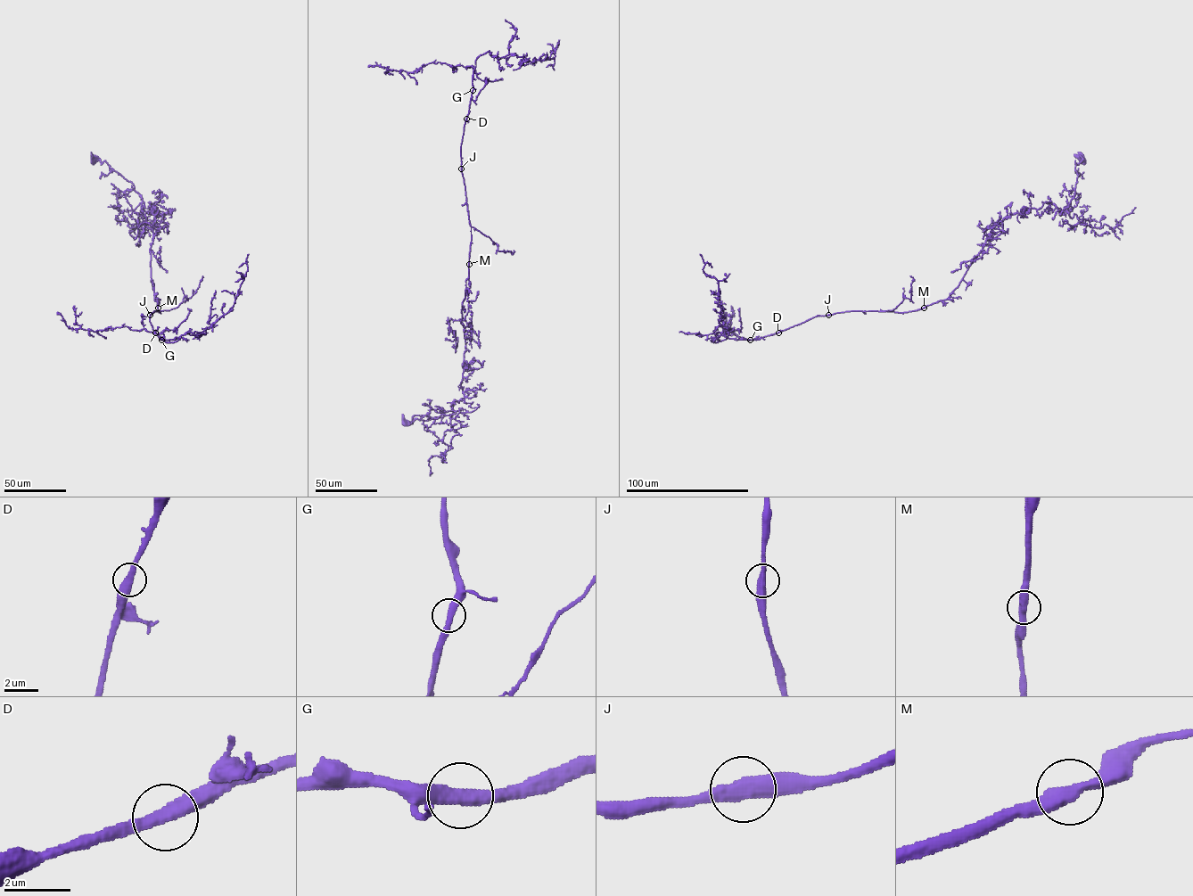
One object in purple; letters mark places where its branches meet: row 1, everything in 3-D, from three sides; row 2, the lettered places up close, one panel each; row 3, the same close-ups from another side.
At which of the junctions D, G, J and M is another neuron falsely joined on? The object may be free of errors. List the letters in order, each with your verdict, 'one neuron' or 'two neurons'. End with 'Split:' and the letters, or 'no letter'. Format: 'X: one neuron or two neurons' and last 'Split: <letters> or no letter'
D: one neuron
G: one neuron
J: one neuron
M: one neuron
Split: no letter

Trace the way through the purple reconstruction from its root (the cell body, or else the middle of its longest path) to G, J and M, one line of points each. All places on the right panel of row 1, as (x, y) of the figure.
G: (1082, 160), (1061, 214), (1045, 202), (996, 224), (947, 299), (907, 312), (817, 316), (750, 340)
J: (1082, 160), (1074, 161), (1075, 195), (1061, 214), (1045, 202), (996, 224), (947, 299), (907, 312), (828, 315)
M: (1082, 160), (1074, 161), (1075, 195), (1060, 215), (1045, 202), (1007, 217), (991, 227), (950, 295), (925, 308)

